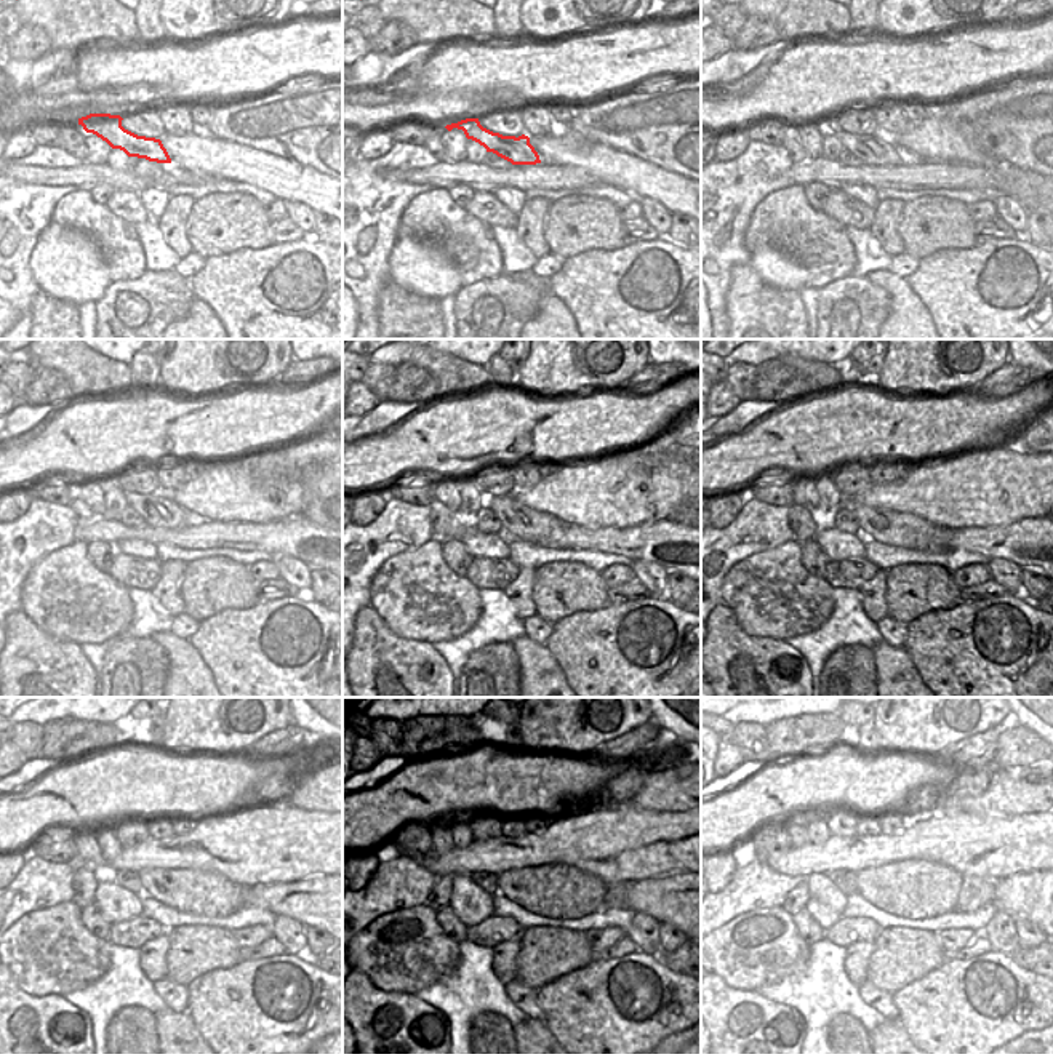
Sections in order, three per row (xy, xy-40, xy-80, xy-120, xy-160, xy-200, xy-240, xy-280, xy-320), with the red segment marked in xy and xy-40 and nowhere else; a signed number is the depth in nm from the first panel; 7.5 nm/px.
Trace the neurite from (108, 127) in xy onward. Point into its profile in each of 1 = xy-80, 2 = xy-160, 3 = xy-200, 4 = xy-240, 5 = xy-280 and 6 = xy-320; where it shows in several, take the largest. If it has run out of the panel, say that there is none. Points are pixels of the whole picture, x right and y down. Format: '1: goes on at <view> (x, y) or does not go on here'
1: goes on at xy-80 (874, 149)
2: goes on at xy-160 (524, 523)
3: goes on at xy-200 (900, 530)
4: goes on at xy-240 (212, 894)
5: goes on at xy-280 (560, 891)
6: goes on at xy-320 (914, 890)

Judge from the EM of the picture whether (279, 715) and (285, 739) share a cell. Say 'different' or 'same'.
different

